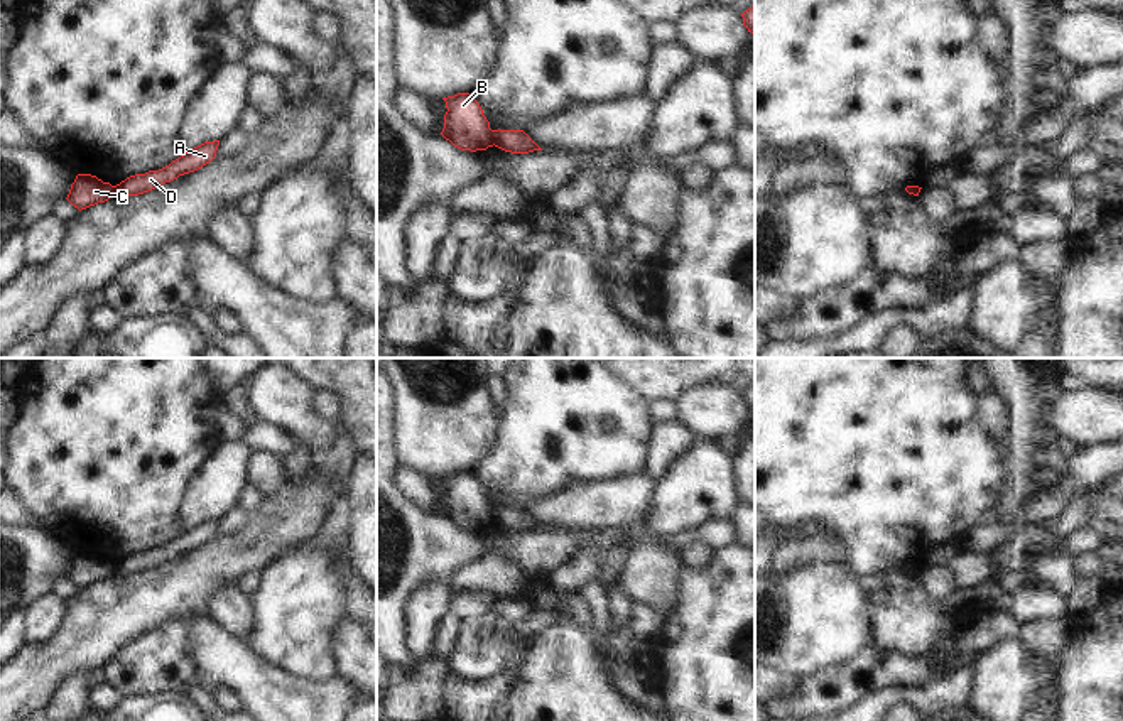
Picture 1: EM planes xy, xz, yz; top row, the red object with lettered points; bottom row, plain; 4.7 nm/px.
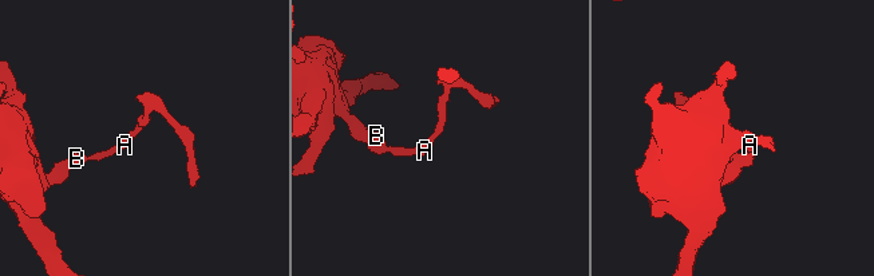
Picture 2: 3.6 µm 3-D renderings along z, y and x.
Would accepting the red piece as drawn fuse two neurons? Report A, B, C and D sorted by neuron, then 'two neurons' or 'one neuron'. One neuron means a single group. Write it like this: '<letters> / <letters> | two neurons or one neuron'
A D / B C | two neurons

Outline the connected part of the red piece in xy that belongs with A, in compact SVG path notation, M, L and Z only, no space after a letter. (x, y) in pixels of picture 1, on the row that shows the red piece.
M220 140L204 142L159 171L130 176L113 186L113 196L138 196L171 182L179 176L194 172L216 157L218 145Z

